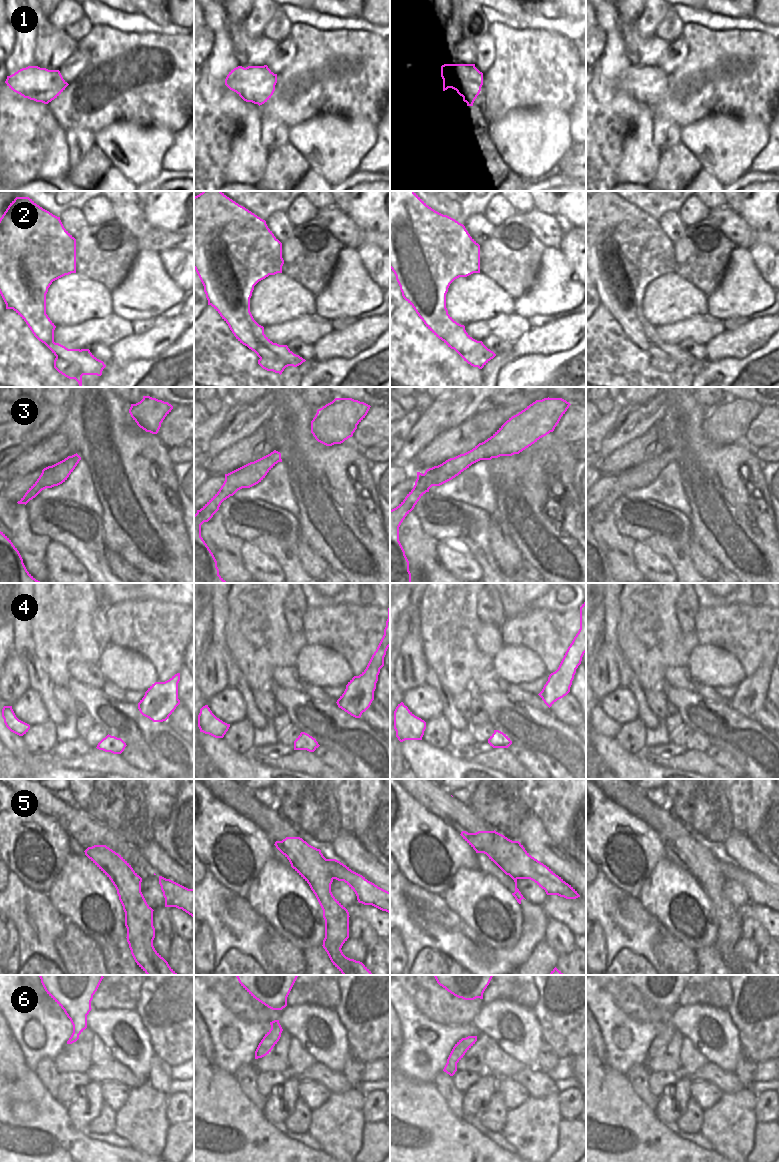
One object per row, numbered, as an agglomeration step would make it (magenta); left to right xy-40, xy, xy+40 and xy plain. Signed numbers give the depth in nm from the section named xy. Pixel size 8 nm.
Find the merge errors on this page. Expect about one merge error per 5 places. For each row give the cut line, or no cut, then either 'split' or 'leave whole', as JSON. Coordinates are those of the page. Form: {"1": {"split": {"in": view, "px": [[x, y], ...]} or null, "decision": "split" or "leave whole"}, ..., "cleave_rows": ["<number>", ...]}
{"1": {"split": null, "decision": "leave whole"}, "2": {"split": {"in": "xy", "px": [[254, 351], [262, 347], [277, 352], [279, 357], [288, 365]]}, "decision": "split"}, "3": {"split": null, "decision": "leave whole"}, "4": {"split": null, "decision": "leave whole"}, "5": {"split": {"in": "xy+40", "px": [[476, 850], [491, 852], [494, 848], [496, 859], [510, 875]]}, "decision": "split"}, "6": {"split": null, "decision": "leave whole"}, "cleave_rows": ["2", "5"]}

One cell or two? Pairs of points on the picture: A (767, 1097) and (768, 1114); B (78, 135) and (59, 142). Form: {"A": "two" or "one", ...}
{"A": "one", "B": "two"}

